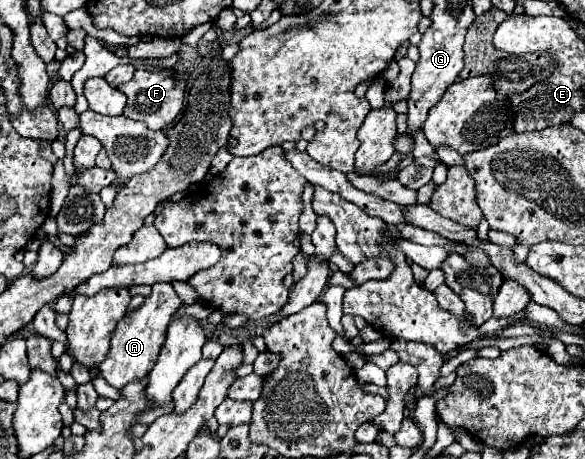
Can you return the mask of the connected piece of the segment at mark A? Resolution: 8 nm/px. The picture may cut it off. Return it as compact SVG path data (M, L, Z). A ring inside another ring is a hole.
M158 283L152 287L150 297L146 297L144 305L138 307L134 313L124 315L124 319L116 325L116 331L110 341L110 353L106 361L100 365L102 377L116 389L126 387L132 381L142 381L150 369L154 367L154 361L160 353L160 347L166 339L168 323L172 321L172 313L182 305L180 297L172 289L170 283Z

